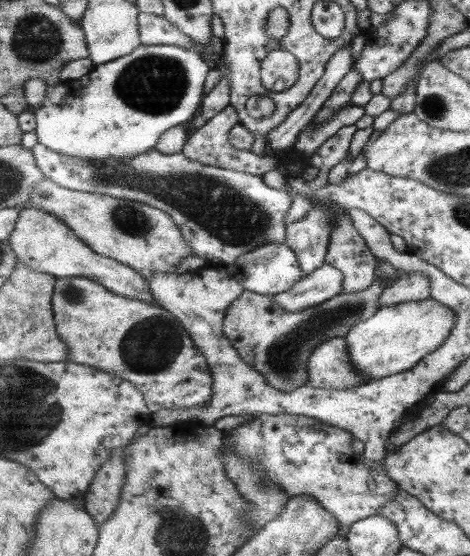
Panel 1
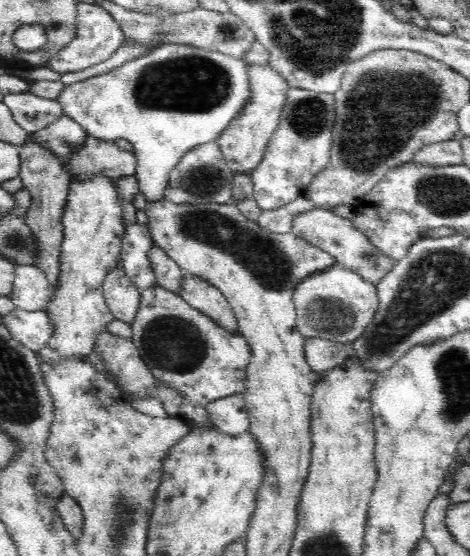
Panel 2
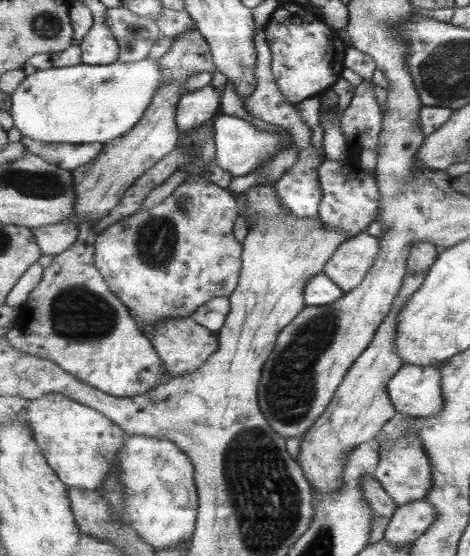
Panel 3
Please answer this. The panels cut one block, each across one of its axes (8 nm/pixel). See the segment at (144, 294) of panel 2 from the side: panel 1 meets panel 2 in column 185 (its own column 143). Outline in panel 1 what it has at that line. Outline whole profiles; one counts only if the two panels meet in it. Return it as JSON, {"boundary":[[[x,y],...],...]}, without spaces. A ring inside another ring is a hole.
{"boundary":[[[79,276],[57,279],[52,299],[57,332],[70,347],[67,361],[95,365],[128,378],[143,393],[153,413],[201,409],[211,402],[215,383],[211,365],[169,309],[123,297],[100,282]]]}

